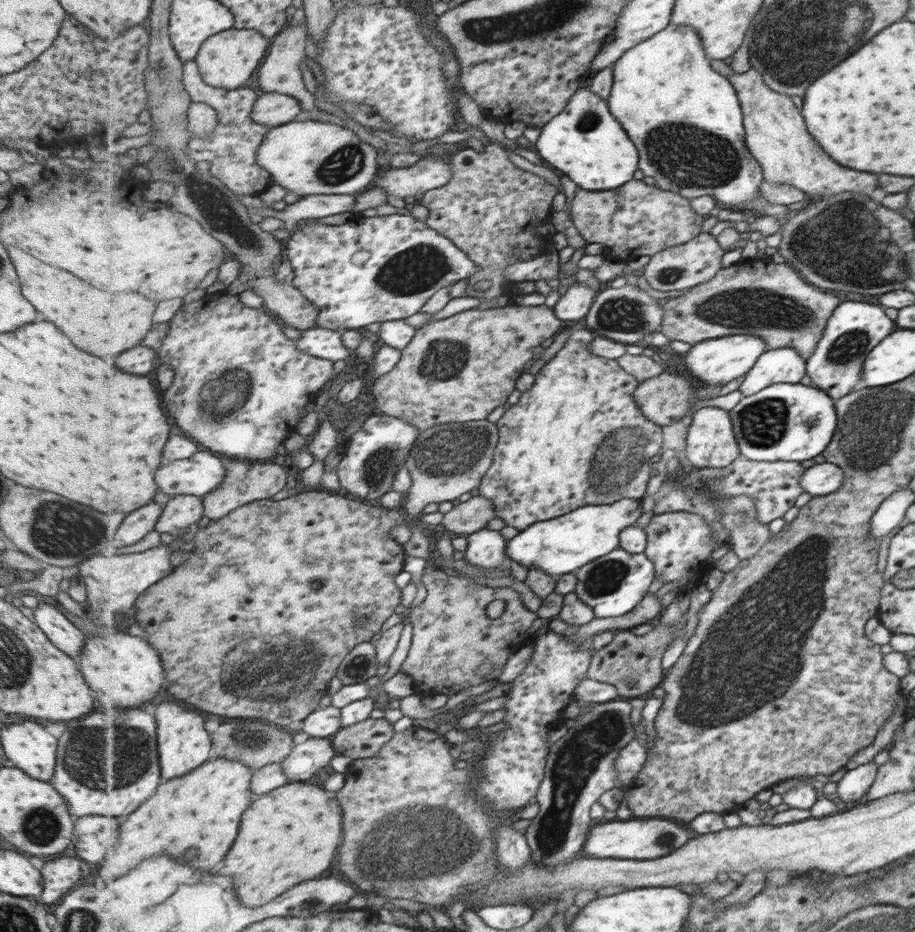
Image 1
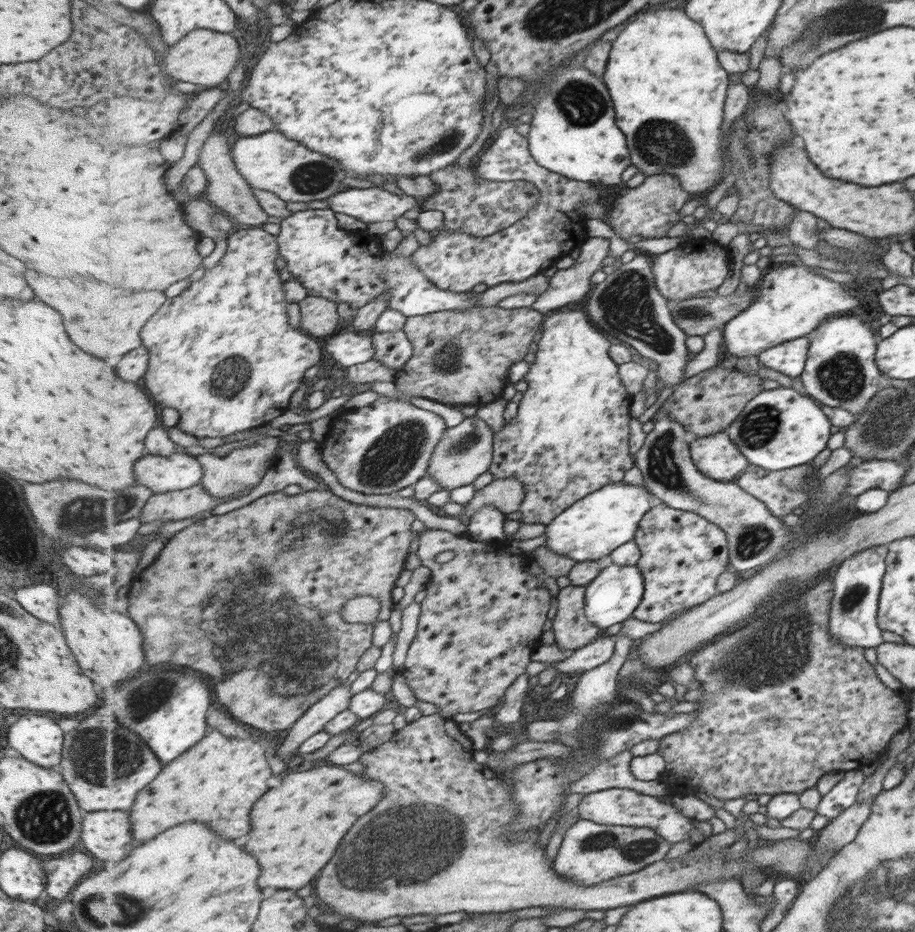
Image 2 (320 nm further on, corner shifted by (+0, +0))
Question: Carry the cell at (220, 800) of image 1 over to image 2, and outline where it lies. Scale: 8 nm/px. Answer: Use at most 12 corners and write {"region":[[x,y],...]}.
{"region":[[212,729],[131,808],[137,842],[191,820],[231,840],[273,776],[267,736]]}

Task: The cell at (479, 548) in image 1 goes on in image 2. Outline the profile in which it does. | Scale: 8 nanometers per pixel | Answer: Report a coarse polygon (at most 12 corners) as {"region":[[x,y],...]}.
{"region":[[485,506],[466,535],[487,543],[505,538],[505,514]]}

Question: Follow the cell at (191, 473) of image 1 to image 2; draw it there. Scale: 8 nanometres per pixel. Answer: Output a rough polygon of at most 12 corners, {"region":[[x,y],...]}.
{"region":[[145,456],[137,482],[157,494],[202,485],[198,458]]}

